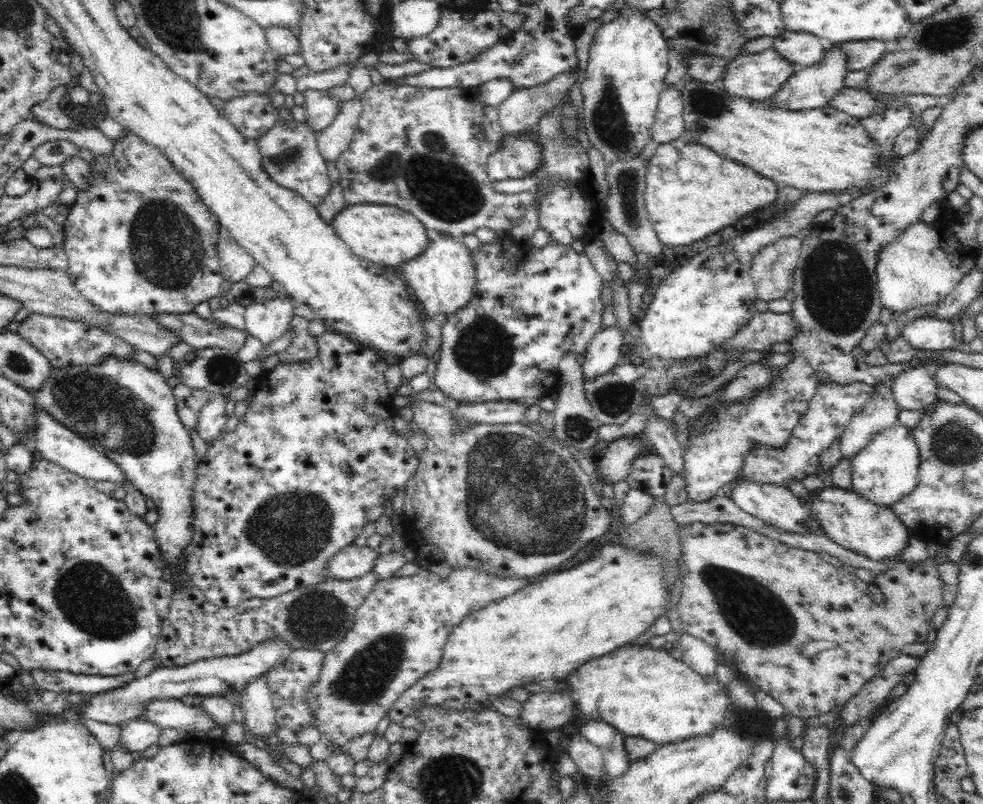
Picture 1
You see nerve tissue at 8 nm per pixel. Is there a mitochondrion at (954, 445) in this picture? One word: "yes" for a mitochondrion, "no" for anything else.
yes

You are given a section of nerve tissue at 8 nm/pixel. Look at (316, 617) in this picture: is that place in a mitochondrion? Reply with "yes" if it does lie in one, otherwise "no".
yes

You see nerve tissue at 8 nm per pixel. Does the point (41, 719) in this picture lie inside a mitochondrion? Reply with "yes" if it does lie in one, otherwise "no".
no

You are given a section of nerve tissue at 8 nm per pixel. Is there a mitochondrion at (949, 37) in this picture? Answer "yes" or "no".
yes

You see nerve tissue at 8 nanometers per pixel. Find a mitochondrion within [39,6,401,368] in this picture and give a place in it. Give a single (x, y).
(168, 249)

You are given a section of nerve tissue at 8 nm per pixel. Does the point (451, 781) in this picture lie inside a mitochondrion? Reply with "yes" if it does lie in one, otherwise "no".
yes

